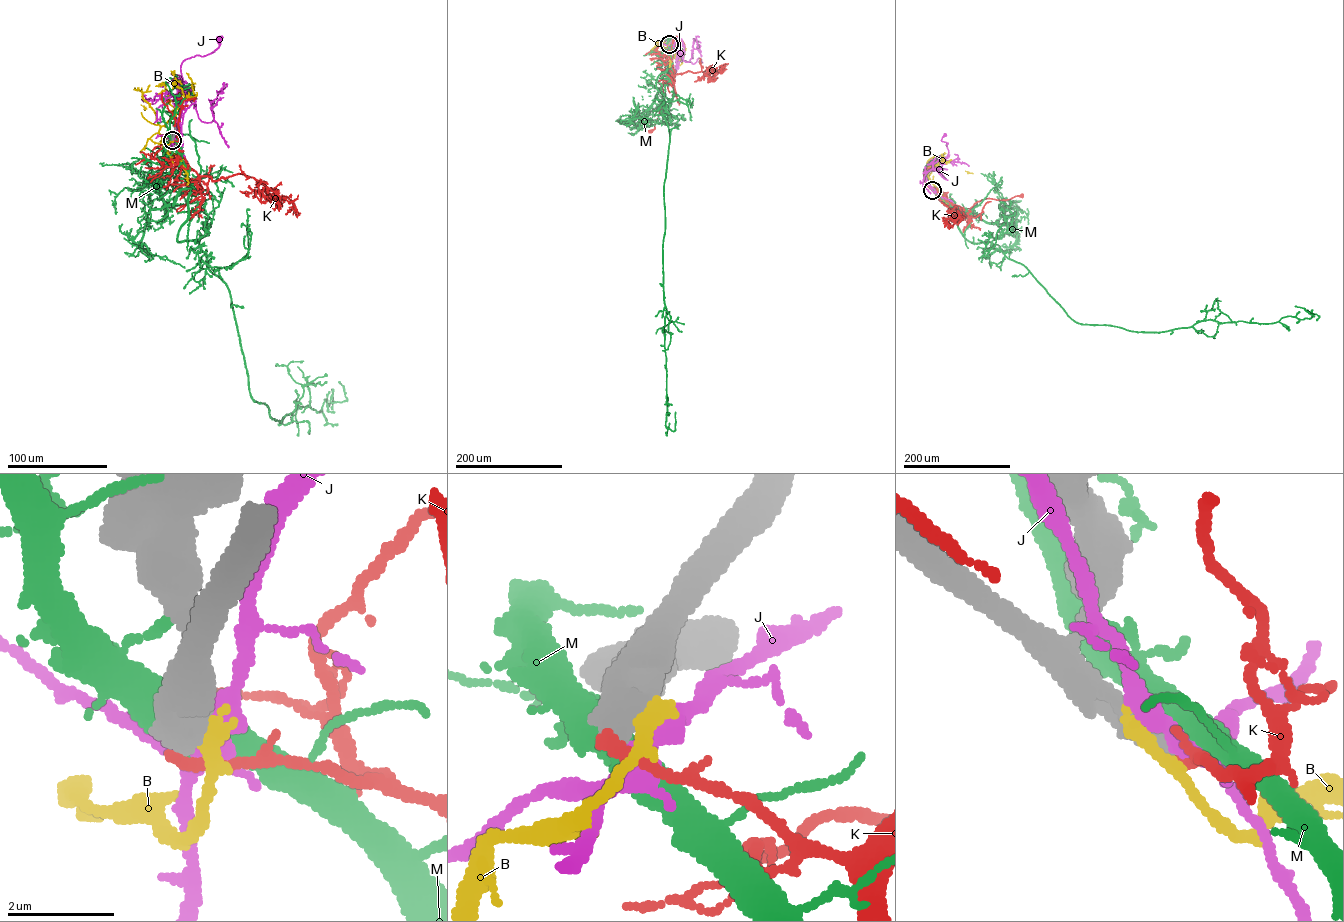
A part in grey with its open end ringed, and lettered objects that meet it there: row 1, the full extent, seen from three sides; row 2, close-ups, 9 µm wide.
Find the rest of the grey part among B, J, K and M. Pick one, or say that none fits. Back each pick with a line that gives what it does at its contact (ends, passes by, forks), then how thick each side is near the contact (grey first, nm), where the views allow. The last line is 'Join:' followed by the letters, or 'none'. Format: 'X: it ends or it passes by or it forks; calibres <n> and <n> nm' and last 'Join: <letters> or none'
Join: none

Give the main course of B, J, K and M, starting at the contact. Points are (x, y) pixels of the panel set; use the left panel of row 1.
B: (172, 140), (160, 135), (154, 111), (141, 91), (134, 88), (144, 110)
J: (173, 140), (182, 112), (178, 95), (183, 87), (182, 62), (213, 52), (218, 39)
K: (172, 140), (178, 142), (178, 164), (198, 177), (172, 176), (181, 158), (178, 162), (165, 155)
M: (172, 140), (194, 189), (177, 239), (226, 285), (252, 399), (280, 421), (345, 401), (339, 382)

